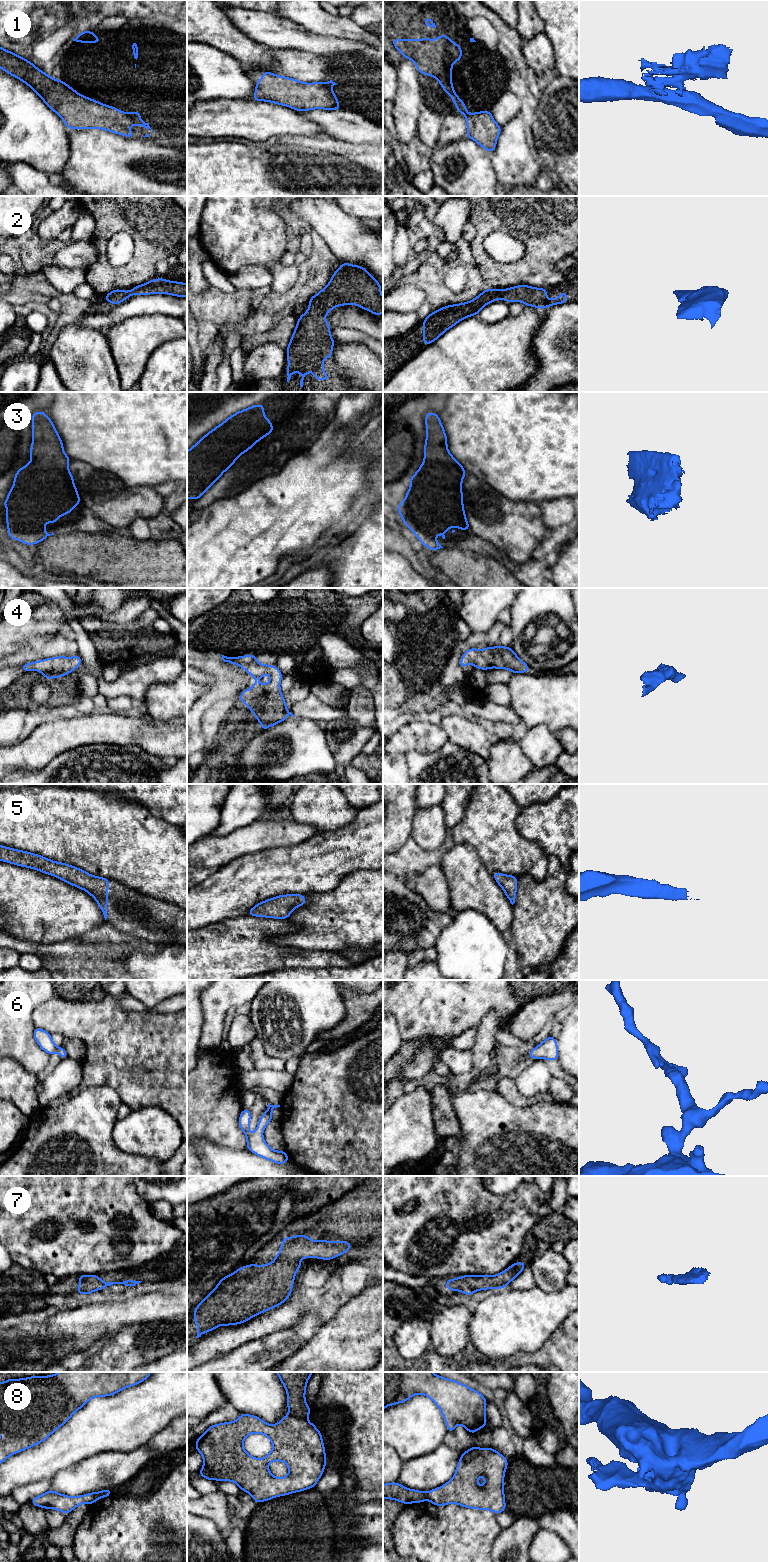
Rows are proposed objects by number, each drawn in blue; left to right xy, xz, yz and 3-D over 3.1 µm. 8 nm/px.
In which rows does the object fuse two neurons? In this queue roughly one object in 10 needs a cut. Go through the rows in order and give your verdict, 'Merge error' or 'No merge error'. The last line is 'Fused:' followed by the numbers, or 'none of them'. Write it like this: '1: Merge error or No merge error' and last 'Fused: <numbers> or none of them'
1: Merge error
2: No merge error
3: No merge error
4: No merge error
5: No merge error
6: No merge error
7: No merge error
8: Merge error
Fused: 1, 8

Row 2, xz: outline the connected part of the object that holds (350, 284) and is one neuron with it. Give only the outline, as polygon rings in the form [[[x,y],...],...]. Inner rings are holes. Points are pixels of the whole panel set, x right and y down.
[[[342,262],[338,270],[332,274],[327,286],[309,299],[308,311],[298,318],[297,326],[286,349],[288,358],[287,382],[295,371],[299,371],[302,376],[300,380],[301,388],[303,387],[304,377],[309,371],[314,373],[315,380],[331,379],[323,370],[323,360],[327,357],[333,358],[332,348],[336,341],[332,339],[330,325],[324,317],[334,307],[346,304],[355,304],[376,316],[383,313],[380,282],[372,277],[364,267]]]

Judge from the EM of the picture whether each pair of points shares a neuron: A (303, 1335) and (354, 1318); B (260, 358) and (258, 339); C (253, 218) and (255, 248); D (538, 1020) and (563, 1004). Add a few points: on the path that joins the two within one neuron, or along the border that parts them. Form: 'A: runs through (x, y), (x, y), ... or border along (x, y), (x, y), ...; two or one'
A: border along (324, 1323), (301, 1346); two
B: border along (282, 347), (273, 343), (264, 343), (247, 353); two
C: runs through (253, 225), (253, 239), (255, 241); one
D: runs through (544, 1014), (557, 1004); one

